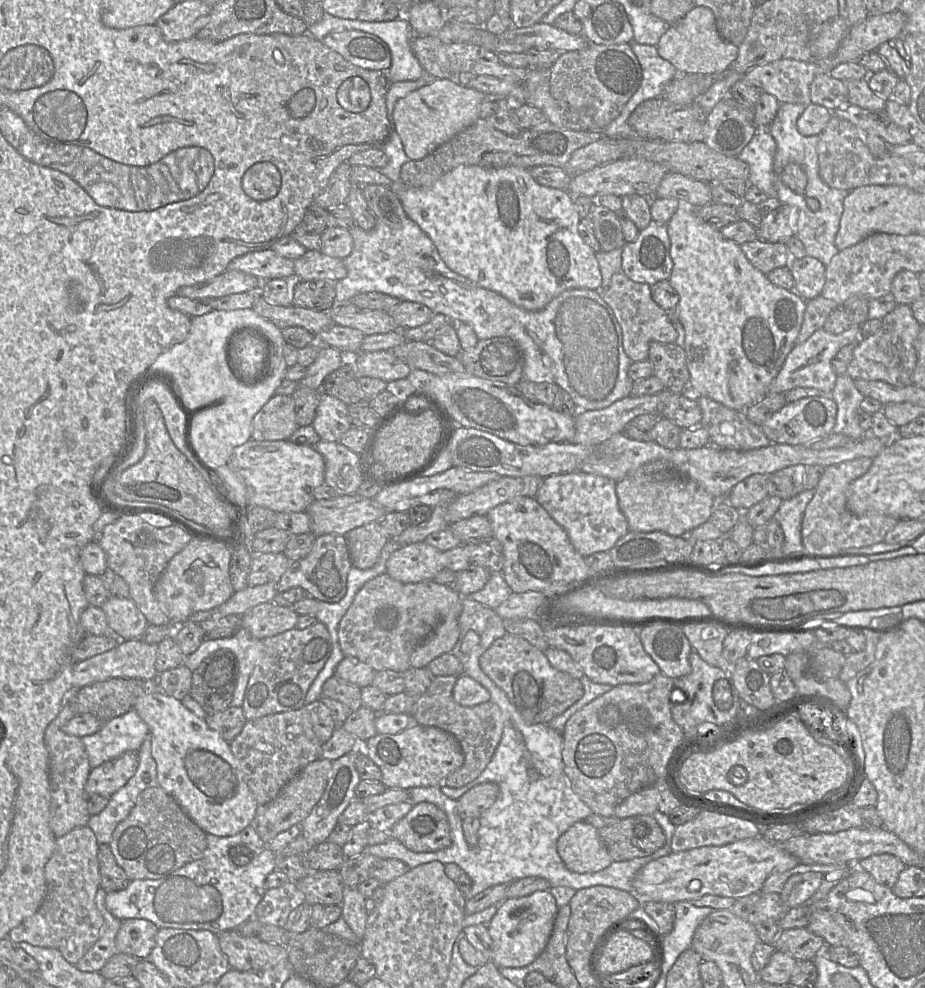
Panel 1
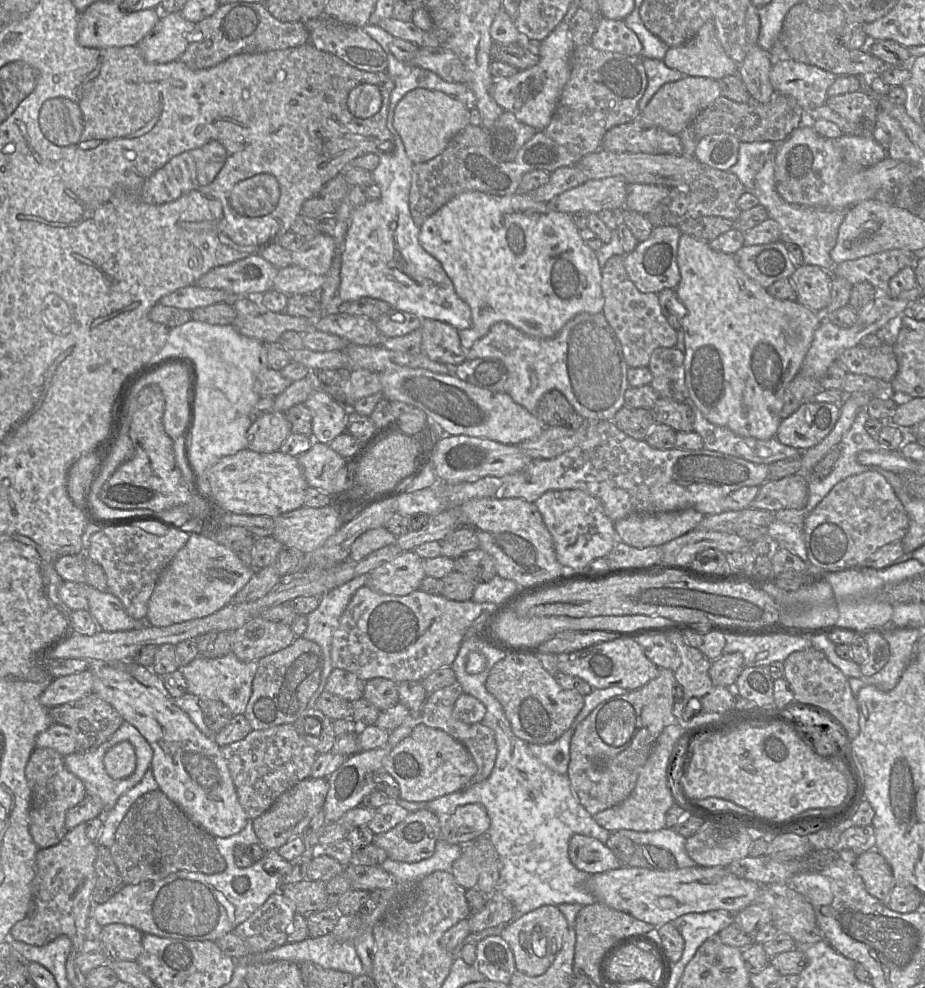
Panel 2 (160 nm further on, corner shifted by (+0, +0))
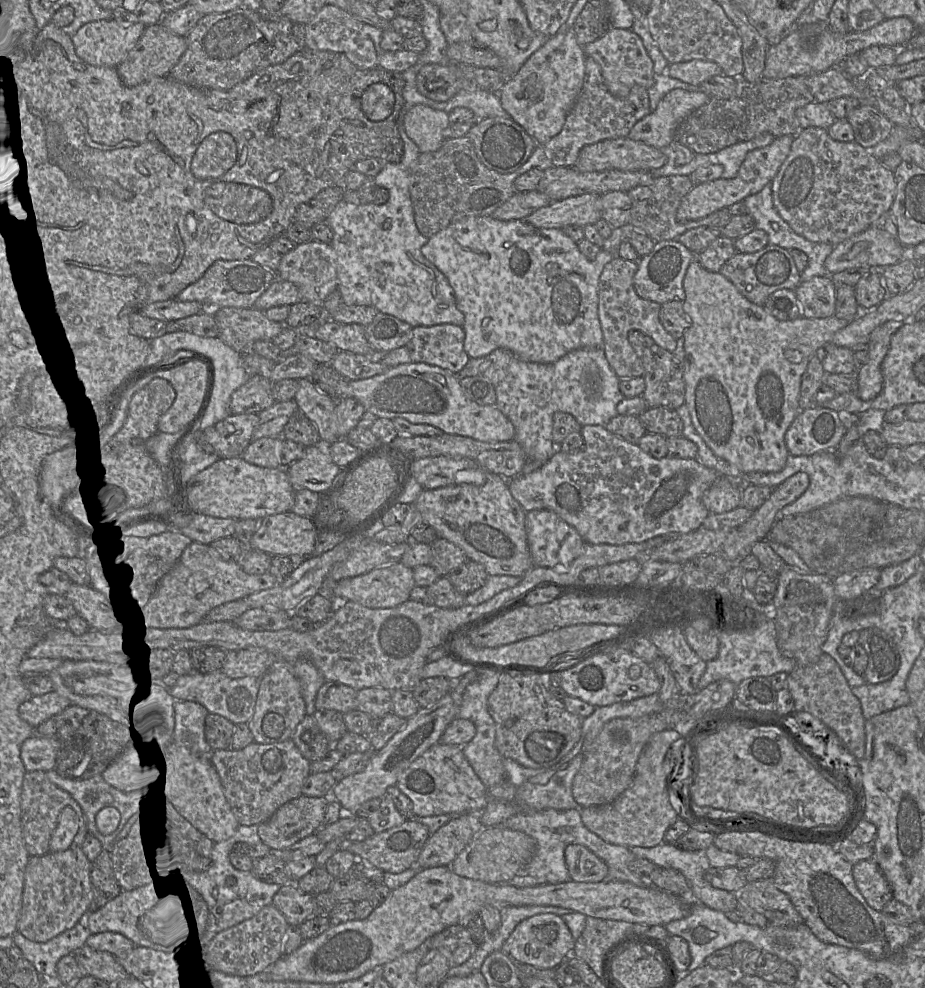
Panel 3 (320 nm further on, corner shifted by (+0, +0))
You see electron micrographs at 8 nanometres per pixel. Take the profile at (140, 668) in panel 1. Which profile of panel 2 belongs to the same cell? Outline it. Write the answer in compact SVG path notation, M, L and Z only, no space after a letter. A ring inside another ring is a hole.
M92 666L82 672L55 678L39 697L46 708L78 700L93 693Z

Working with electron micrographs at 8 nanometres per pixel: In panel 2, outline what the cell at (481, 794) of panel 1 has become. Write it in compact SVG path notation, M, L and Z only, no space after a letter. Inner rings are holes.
M477 803L456 808L455 812L441 819L439 839L450 844L466 845L487 836L490 819L485 808Z

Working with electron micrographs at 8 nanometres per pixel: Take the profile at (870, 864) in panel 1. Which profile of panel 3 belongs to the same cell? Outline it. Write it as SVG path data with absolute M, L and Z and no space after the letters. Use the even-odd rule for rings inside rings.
M873 859L859 862L853 865L852 874L868 905L876 911L883 910L893 898L893 892L876 862Z

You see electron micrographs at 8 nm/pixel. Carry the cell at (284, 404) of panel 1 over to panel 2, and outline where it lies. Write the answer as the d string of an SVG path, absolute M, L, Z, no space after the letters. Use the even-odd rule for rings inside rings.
M273 411L254 420L247 431L247 448L262 454L280 449L292 433L286 413Z

